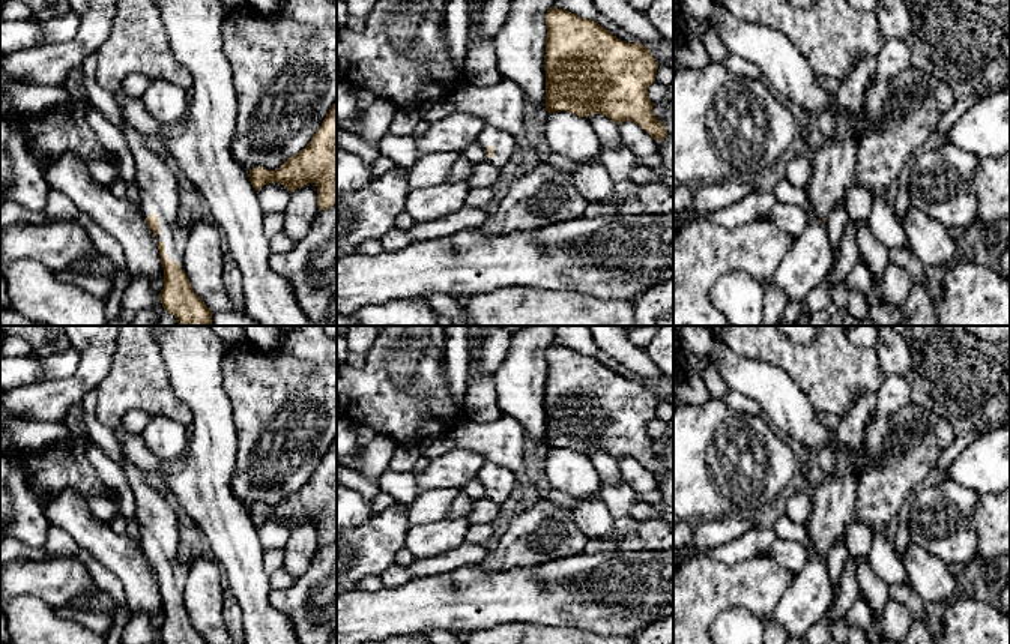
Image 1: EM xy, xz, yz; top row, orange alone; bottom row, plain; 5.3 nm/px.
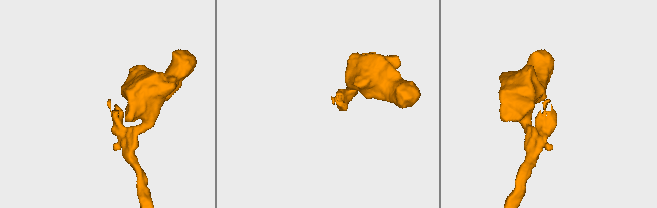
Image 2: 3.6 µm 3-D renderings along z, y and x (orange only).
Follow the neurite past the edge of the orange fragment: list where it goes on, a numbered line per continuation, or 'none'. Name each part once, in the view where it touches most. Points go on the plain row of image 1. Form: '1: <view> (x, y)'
1: xy (158, 523)

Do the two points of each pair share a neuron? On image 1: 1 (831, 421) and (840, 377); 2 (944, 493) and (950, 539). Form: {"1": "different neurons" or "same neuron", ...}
{"1": "different neurons", "2": "same neuron"}

